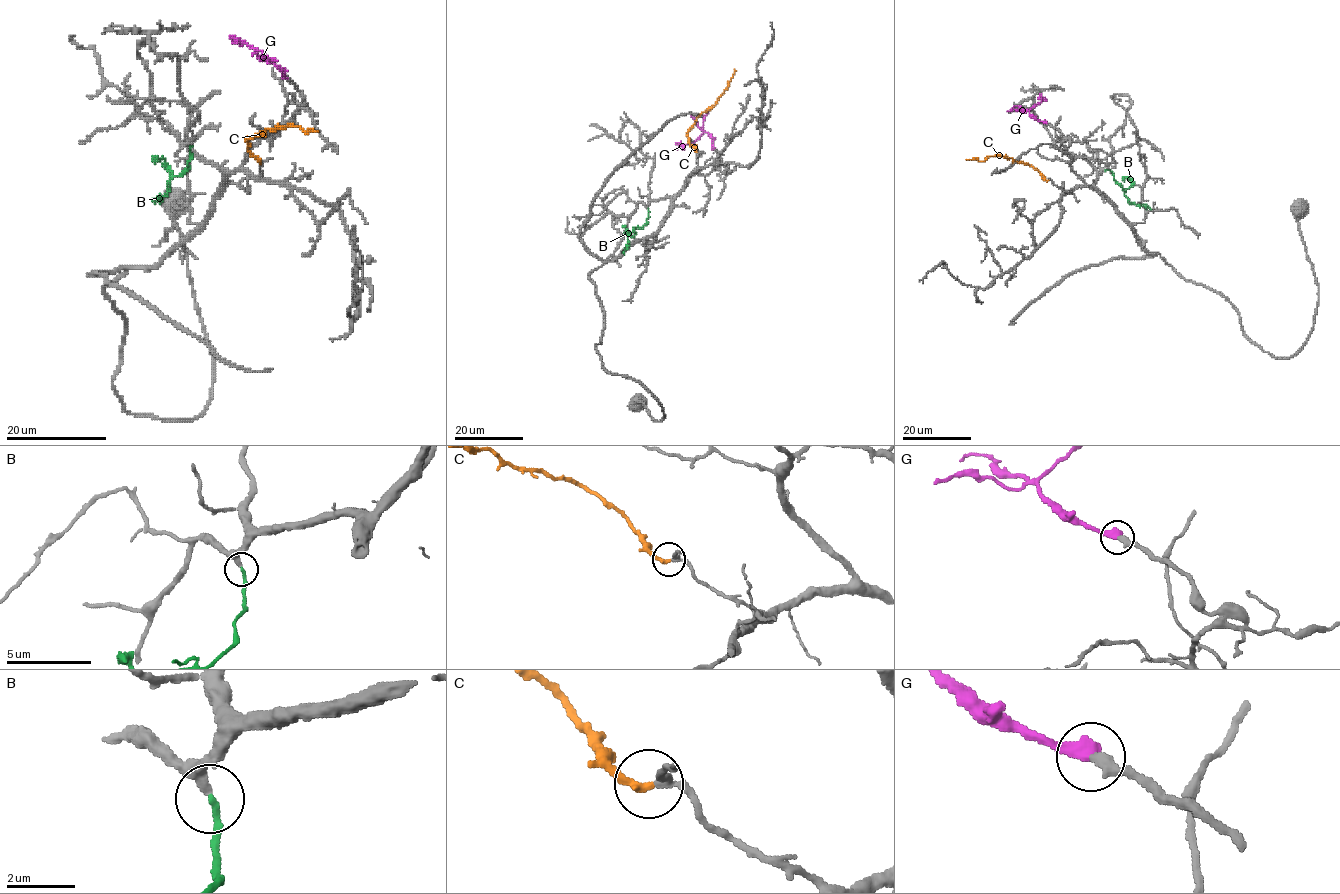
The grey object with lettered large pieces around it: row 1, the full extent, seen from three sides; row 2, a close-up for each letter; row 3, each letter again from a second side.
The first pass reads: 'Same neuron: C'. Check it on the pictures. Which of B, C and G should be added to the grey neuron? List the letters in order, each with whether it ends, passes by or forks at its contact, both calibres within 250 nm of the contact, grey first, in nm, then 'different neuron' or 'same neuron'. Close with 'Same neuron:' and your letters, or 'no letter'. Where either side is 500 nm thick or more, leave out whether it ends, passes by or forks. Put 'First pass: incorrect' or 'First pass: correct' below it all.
B: it ends there; 280 nm thick on the grey side, 180 nm on the other; different neuron
C: it ends there; 170 nm thick on the grey side, 240 nm on the other; same neuron
G: 320 nm thick on the grey side, 550 nm on the other; same neuron
Same neuron: C, G
First pass: incorrect

